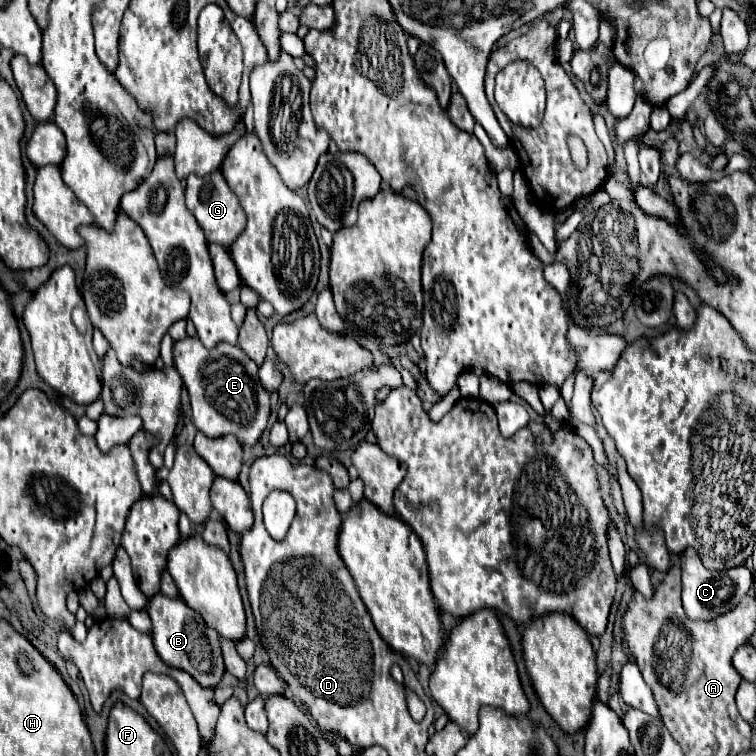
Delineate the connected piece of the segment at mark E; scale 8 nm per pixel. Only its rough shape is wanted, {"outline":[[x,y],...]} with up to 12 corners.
{"outline":[[173,344],[209,438],[255,444],[269,420],[257,364],[237,346]]}

